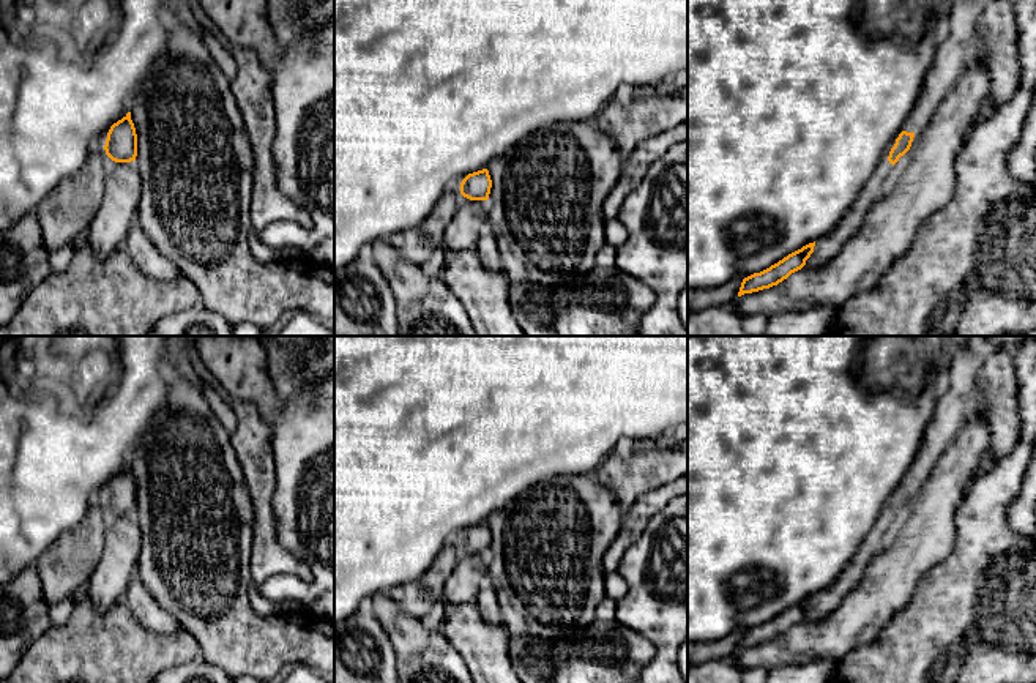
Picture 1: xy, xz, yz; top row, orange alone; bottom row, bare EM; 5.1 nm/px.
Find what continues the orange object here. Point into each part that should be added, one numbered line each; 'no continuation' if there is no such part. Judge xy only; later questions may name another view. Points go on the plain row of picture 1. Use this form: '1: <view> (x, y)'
no continuation

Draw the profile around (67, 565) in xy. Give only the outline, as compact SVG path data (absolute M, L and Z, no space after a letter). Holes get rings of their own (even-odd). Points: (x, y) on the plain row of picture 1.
M95 498L79 525L60 535L38 558L39 587L47 606L87 585L106 543L106 503Z

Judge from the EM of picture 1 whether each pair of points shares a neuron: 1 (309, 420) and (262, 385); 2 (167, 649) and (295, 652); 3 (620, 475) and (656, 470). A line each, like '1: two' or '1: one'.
1: one
2: two
3: one

